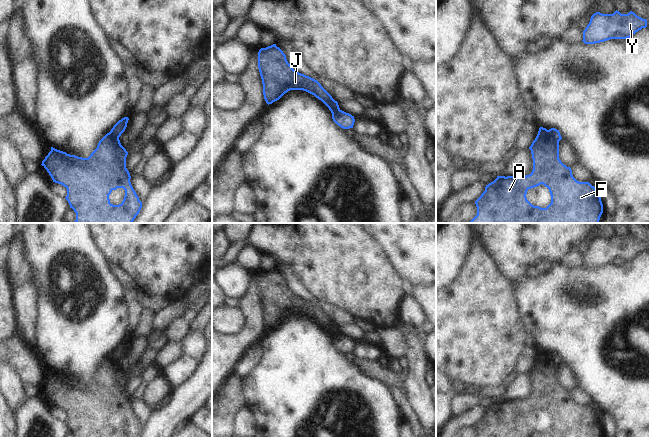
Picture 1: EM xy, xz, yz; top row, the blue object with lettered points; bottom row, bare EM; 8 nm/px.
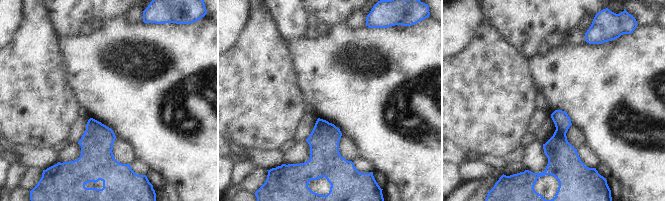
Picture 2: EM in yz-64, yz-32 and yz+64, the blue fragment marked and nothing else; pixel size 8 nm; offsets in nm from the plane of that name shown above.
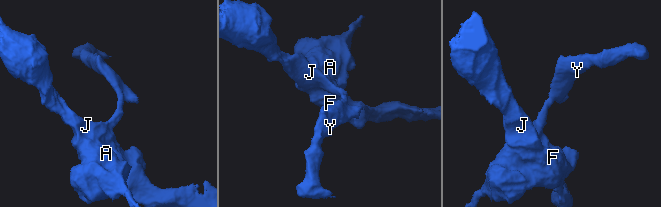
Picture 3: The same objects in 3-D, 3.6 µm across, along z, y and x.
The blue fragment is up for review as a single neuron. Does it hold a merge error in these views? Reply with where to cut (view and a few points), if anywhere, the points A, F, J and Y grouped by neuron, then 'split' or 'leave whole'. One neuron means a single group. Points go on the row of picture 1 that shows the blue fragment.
cut in yz along (547, 130), (558, 142); A F J / Y; split

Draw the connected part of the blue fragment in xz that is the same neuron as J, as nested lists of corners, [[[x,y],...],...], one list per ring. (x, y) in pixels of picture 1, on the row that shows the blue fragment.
[[[276,44],[259,50],[258,68],[263,84],[264,99],[268,105],[279,100],[290,90],[303,90],[321,100],[332,115],[340,110],[338,102],[317,80],[292,68],[286,55]]]

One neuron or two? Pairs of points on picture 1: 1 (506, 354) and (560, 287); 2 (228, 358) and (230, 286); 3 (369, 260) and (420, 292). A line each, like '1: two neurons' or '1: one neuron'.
1: two neurons
2: two neurons
3: two neurons

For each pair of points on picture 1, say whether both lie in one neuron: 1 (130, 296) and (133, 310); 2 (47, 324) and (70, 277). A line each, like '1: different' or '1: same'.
1: same
2: same

